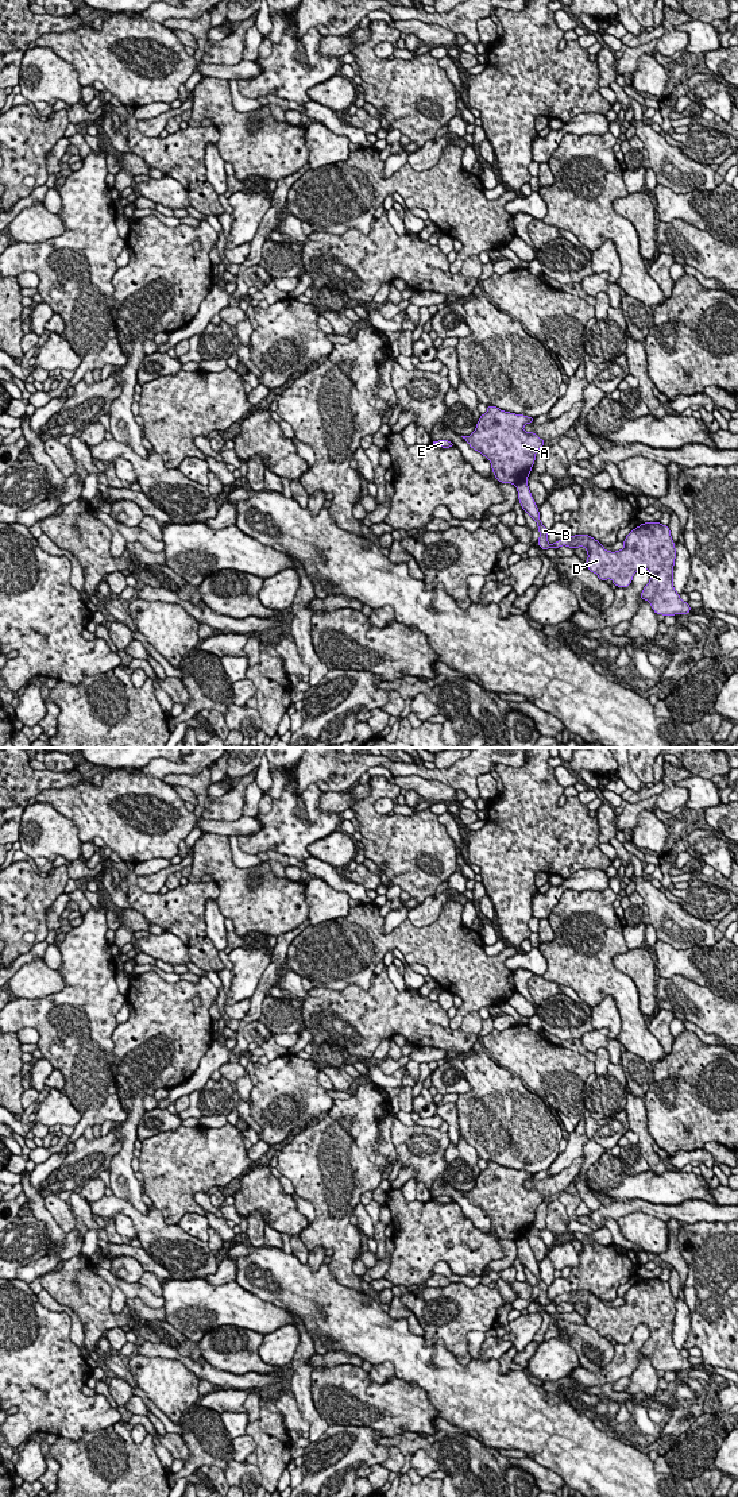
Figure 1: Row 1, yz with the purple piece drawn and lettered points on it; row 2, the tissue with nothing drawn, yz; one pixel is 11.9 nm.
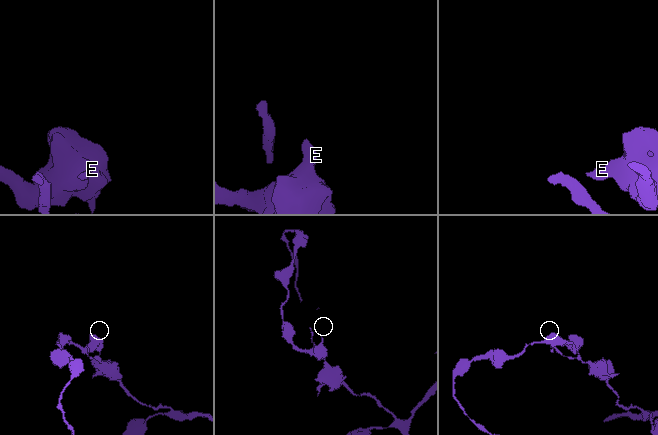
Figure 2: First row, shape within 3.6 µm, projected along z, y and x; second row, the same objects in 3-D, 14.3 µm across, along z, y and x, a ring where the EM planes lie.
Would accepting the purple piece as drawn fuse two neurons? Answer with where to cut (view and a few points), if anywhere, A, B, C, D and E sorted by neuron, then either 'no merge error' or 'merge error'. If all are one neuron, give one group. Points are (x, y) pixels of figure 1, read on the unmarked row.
yz (525, 1235), (516, 1241) | A E / B C D | merge error

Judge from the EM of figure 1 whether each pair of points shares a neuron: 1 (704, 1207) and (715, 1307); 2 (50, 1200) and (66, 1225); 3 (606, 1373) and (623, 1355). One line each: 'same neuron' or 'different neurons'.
1: same neuron
2: same neuron
3: same neuron

